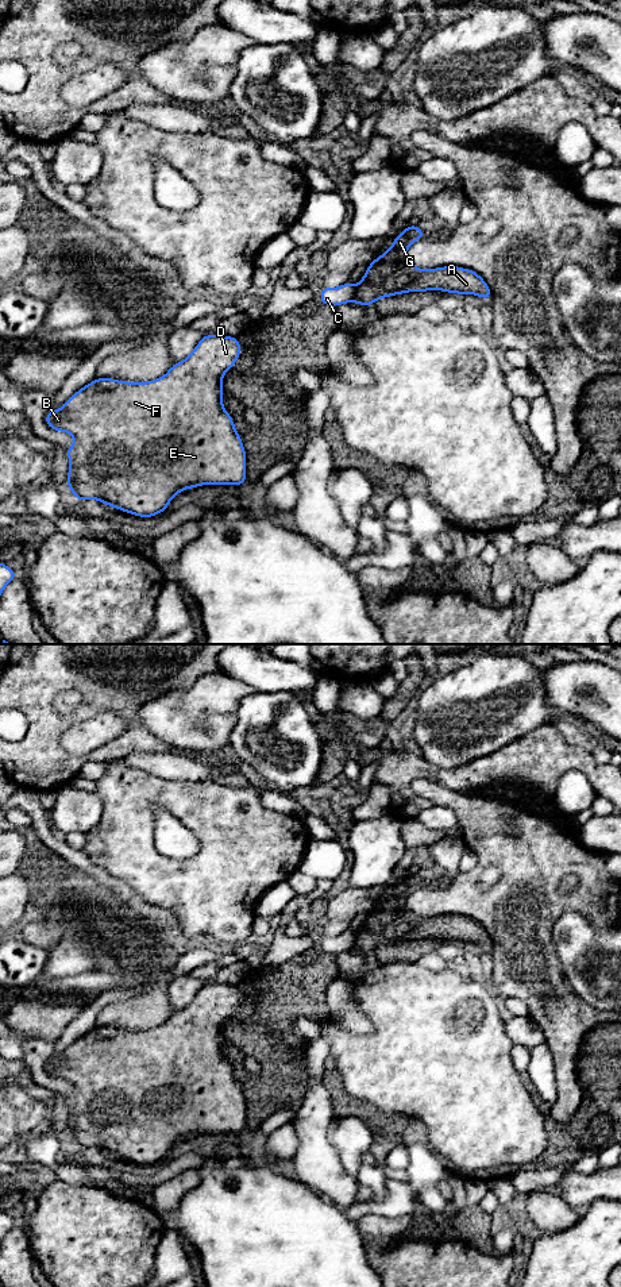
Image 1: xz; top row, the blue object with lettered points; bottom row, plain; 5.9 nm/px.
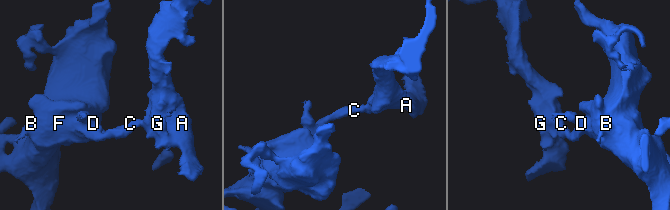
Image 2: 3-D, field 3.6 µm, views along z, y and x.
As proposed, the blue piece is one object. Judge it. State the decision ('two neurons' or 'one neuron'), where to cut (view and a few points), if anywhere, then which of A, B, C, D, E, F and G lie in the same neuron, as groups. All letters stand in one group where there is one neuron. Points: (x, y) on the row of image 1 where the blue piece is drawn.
two neurons; cut xz (357, 286), (353, 301); groups A G / B C D E F

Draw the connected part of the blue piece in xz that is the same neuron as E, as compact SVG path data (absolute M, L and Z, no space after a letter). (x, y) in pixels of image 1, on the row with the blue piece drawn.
M204 335L194 350L167 373L154 381L128 382L96 378L77 390L58 411L49 411L46 424L53 431L68 432L74 444L66 448L70 469L68 489L78 501L97 500L132 513L153 517L166 512L171 498L185 489L201 485L244 485L246 450L235 431L231 415L223 406L223 375L239 359L242 346L235 336Z

